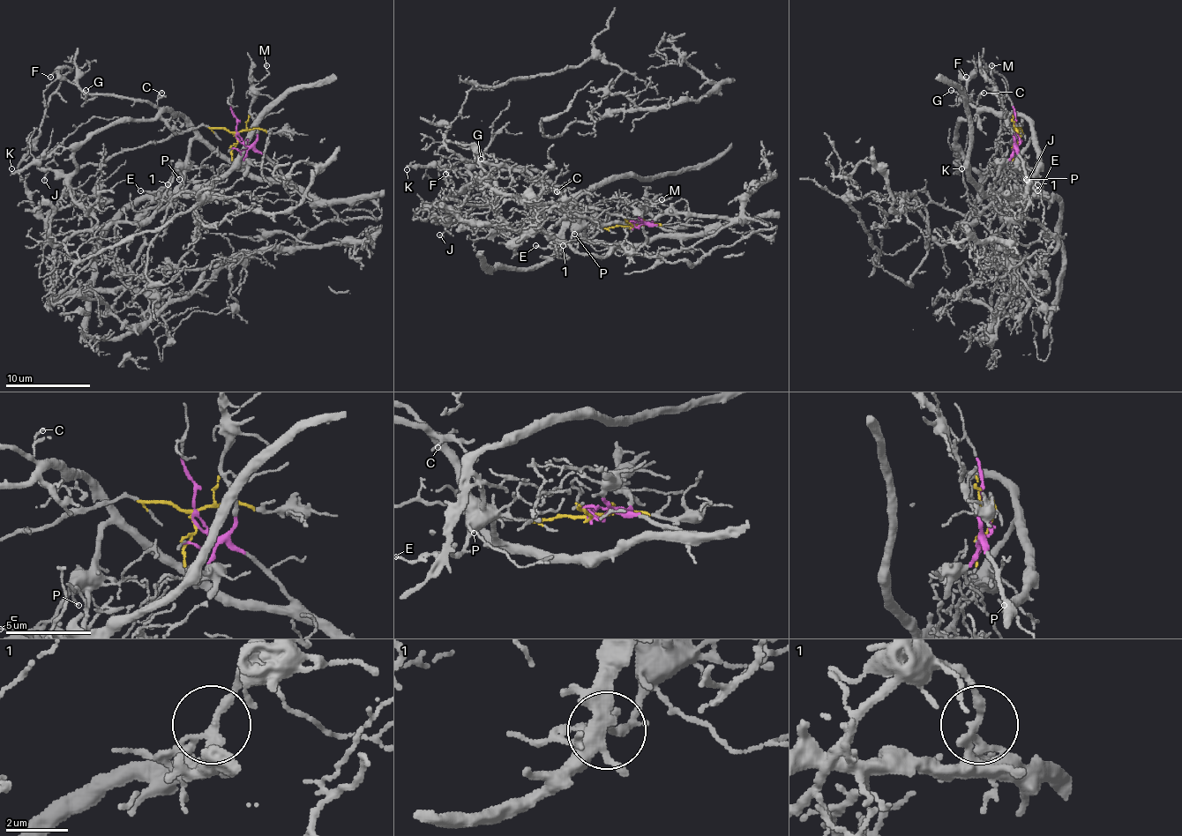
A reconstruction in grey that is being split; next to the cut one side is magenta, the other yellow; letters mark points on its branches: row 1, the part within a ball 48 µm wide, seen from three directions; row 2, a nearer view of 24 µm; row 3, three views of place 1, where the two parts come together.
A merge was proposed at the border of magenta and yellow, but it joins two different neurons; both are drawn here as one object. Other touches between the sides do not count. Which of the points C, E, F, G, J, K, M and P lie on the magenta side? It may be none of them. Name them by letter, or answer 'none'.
C, E, F, G, J, K, M, P

